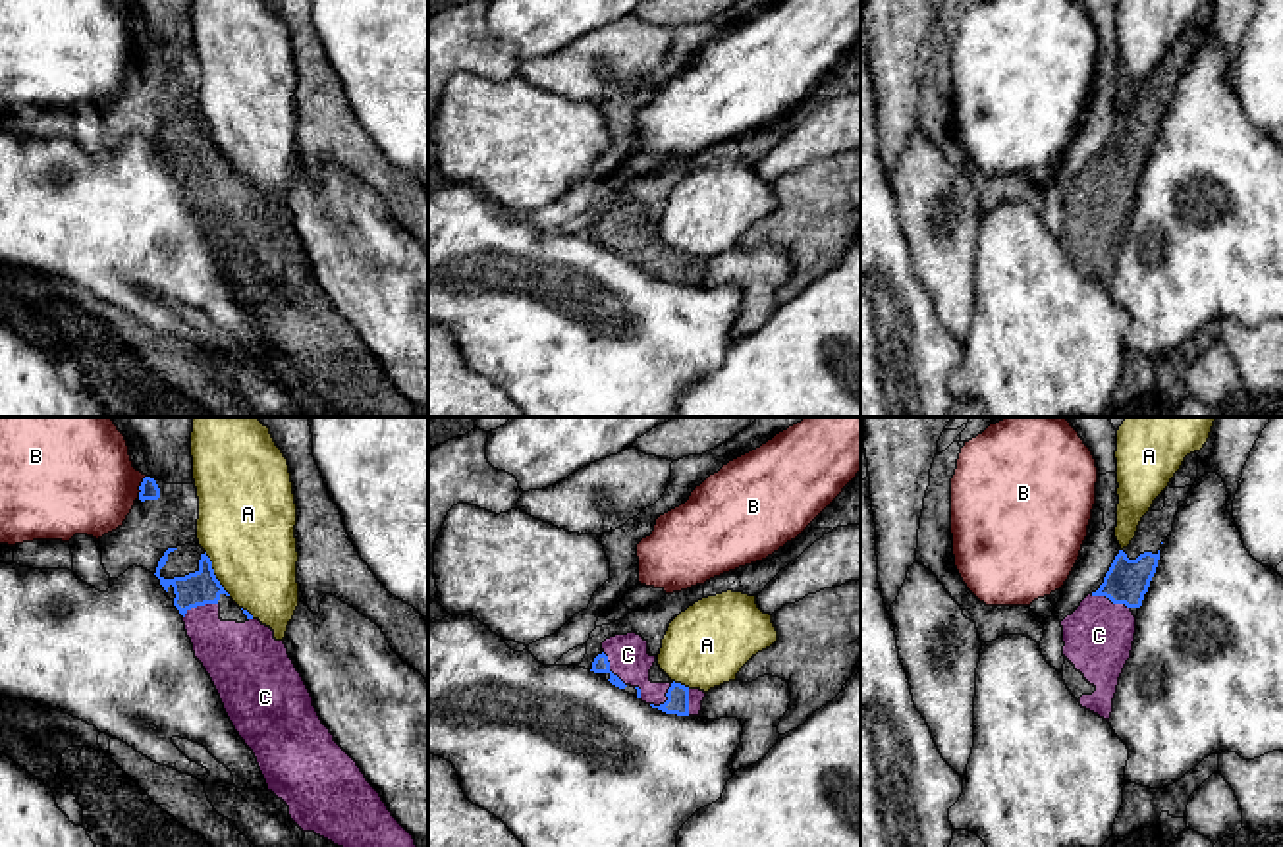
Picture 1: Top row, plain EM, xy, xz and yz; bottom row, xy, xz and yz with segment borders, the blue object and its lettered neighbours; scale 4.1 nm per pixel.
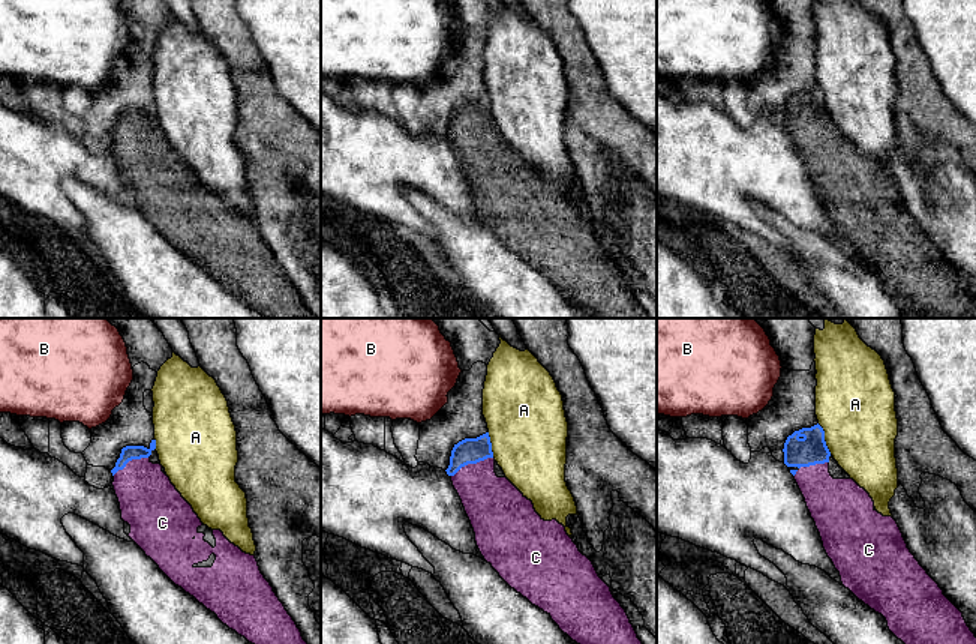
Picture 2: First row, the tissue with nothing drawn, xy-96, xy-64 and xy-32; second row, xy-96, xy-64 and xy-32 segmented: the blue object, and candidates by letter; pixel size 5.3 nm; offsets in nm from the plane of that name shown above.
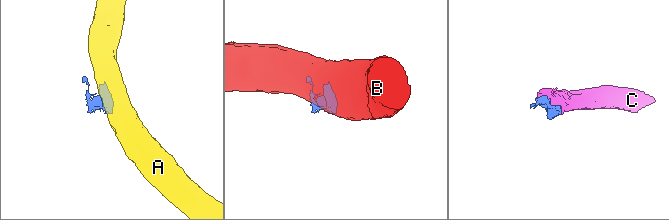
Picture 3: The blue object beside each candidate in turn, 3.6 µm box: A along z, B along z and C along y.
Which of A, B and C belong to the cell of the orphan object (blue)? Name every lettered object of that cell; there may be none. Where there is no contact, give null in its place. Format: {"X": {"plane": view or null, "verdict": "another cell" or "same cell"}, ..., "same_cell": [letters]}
{"A": {"plane": "xy", "verdict": "another cell"}, "B": {"plane": "xy", "verdict": "another cell"}, "C": {"plane": "yz", "verdict": "same cell"}, "same_cell": ["C"]}

